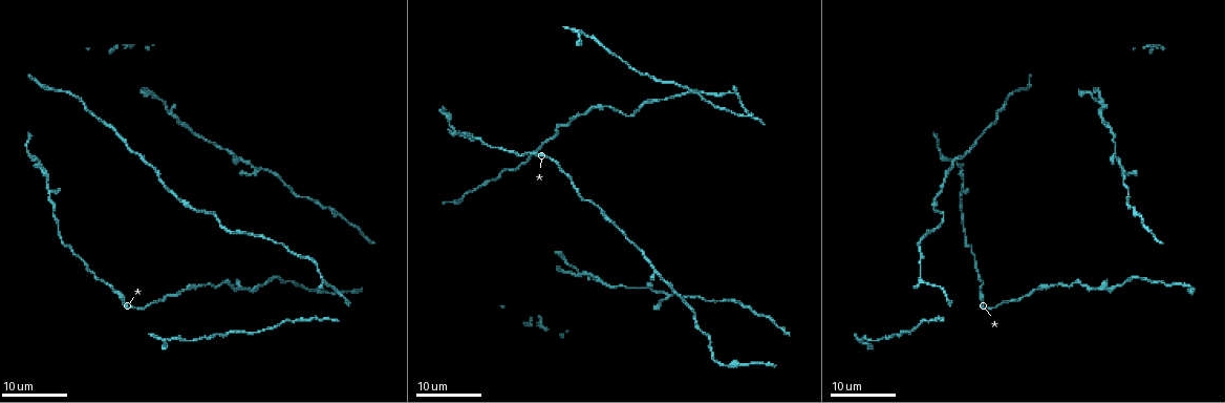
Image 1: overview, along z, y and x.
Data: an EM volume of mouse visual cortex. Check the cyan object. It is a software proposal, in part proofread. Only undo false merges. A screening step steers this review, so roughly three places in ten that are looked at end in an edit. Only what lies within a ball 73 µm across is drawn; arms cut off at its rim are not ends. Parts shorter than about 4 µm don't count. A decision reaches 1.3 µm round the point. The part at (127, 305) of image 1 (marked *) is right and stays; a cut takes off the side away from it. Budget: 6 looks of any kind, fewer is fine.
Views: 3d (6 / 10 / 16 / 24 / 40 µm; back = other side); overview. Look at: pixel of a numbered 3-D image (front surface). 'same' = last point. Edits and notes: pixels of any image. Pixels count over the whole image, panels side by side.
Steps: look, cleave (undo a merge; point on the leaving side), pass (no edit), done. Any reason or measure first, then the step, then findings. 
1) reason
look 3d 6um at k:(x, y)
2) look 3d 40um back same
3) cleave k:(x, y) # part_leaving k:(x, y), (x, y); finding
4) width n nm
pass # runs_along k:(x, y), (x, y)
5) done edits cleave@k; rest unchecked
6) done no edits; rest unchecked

branch point
look 3d 16um at 1:(49, 191)

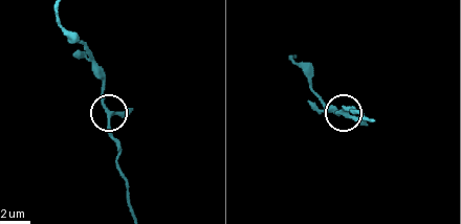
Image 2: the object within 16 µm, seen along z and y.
look 3d 6um at 2:(344, 112)

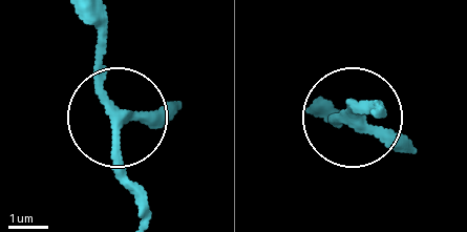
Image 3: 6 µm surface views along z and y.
arms 3
pass # runs_along 3:(139, 210), (98, 19); all the same neuron

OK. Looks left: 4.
thick turns thin
look 3d 24um at 1:(617, 287)

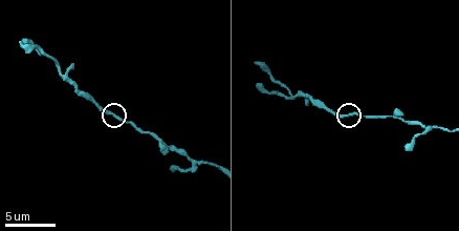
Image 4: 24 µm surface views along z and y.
look 3d 10um at 4:(114, 117)

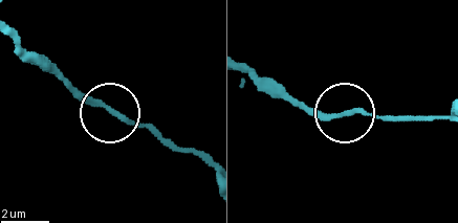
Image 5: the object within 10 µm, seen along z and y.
look 3d 10um back at 5:(114, 112)

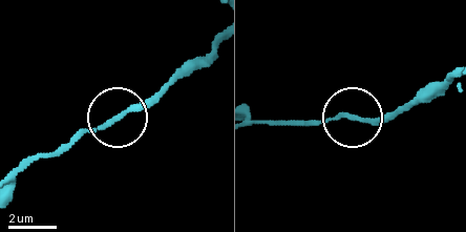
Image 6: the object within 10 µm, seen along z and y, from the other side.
pass # continuous, no second neuron

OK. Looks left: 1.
done no edits; rest unchecked

